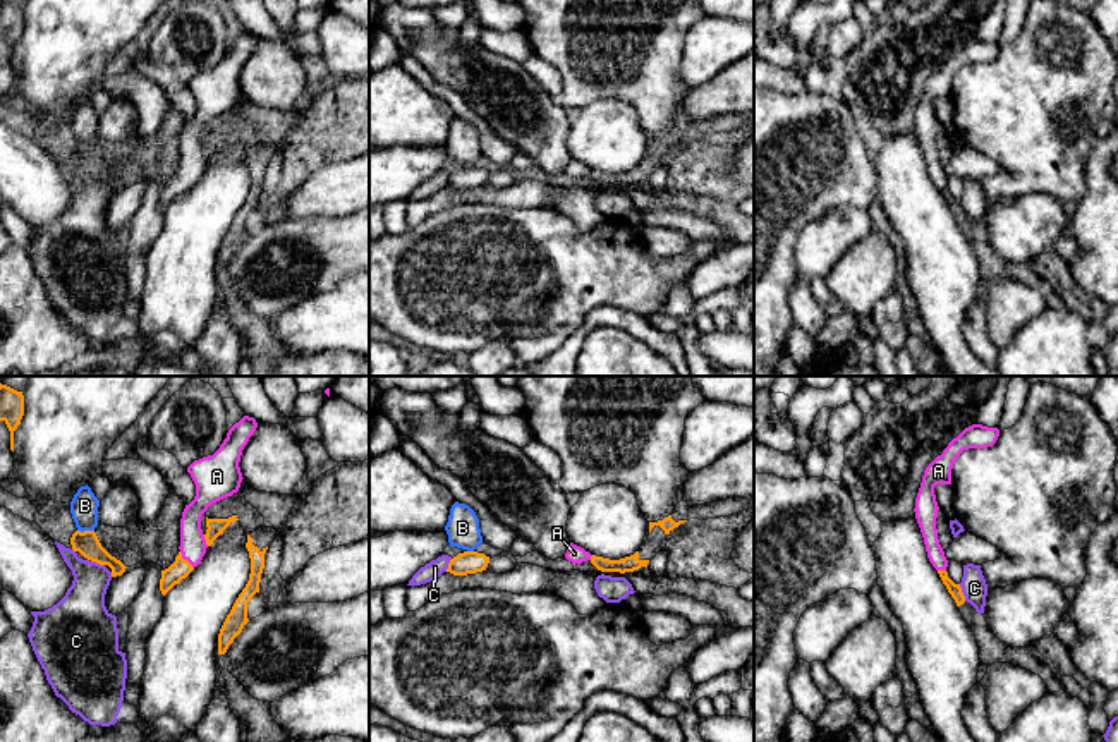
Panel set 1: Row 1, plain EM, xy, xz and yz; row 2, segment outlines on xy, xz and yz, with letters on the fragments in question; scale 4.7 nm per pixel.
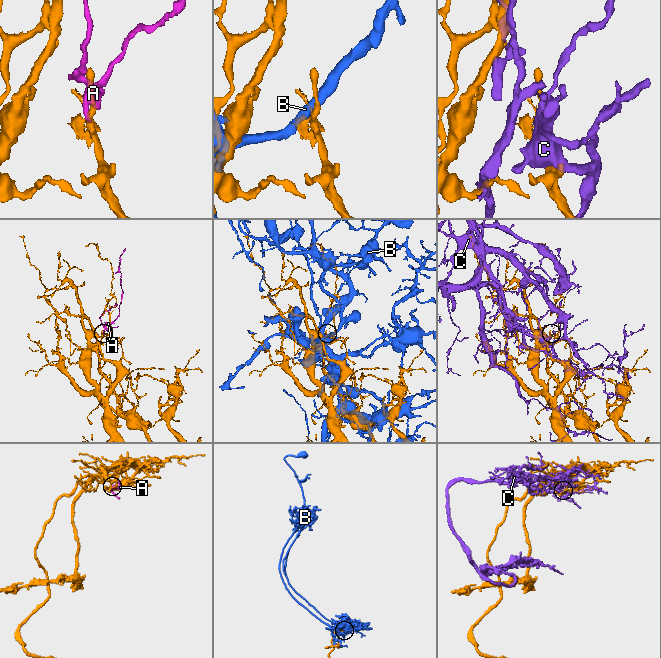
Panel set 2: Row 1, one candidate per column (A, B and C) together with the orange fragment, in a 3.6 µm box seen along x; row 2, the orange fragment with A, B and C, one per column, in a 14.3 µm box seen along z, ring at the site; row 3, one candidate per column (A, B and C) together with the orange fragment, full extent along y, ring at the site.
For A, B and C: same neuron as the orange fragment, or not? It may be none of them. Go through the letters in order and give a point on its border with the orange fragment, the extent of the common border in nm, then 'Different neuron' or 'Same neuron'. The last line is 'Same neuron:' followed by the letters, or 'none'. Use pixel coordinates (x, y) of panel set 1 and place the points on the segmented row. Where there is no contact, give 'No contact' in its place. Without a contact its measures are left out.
A: Touches orange at xy (186, 560). Shared border 100 nm. Same neuron
B: Touches orange at xy (86, 531). Shared border 80 nm. Different neuron
C: Touches orange at yz (962, 593). Shared border 90 nm. Different neuron
Same neuron: A

